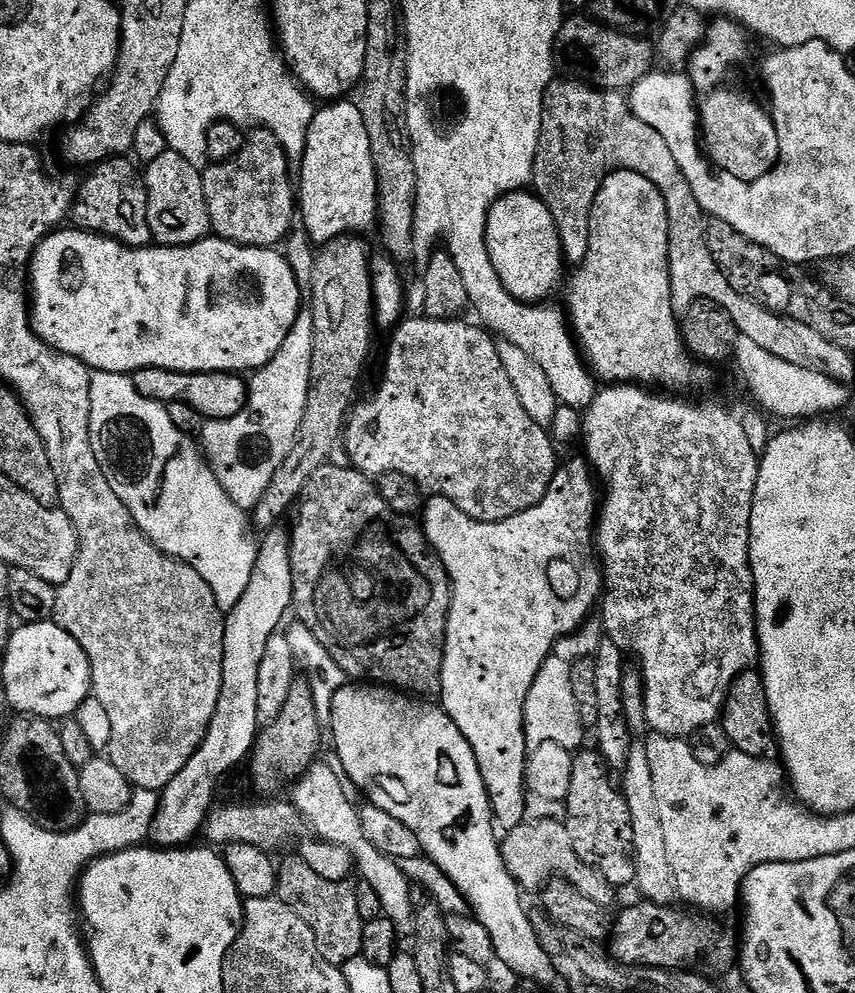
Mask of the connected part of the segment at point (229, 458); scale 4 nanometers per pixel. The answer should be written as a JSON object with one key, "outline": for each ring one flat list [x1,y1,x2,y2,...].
{"outline":[[293,325,286,333,279,348,264,367,257,369,249,379,244,407,239,414,228,419,205,421,200,432,198,444,205,460,215,476,216,483,224,495,231,498,233,504,242,510,256,504,259,505,268,489,277,466,283,462,289,452,297,428,301,424,305,410,305,400,309,384,310,347,308,336,302,337,302,332]]}

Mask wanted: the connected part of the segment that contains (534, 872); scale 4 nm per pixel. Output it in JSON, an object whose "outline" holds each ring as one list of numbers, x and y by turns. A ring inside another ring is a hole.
{"outline":[[559,819,525,822,514,829,505,831,503,836,504,841,501,839,498,847,500,858,504,862,504,871,525,893,526,891,535,893,541,885,551,881,559,873,556,872,559,868,565,872,563,875,572,882,577,882,576,880,586,875,580,861,573,858,572,850,566,843,566,833]]}

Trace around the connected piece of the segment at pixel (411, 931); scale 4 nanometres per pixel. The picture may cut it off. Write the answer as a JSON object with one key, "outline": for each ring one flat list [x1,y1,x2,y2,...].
{"outline":[[317,762,308,767,305,772,293,783,291,805,299,819,306,822,310,831,319,841,332,843,346,849,353,860,355,871,364,882,374,888,374,892,381,900,381,911,385,919,390,922,397,935,408,942,415,939,416,918,413,910,412,888,409,877,399,868,397,861,377,850,372,843,363,836,357,817,345,814,341,809,340,798,342,788,341,777,323,762]]}

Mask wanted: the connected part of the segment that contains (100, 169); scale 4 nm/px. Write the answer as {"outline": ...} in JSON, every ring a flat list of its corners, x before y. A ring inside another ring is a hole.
{"outline":[[120,162,97,164,74,192,70,220,81,232,97,232,128,248,147,248,153,243,150,226,146,222,146,200,141,181,124,173]]}

